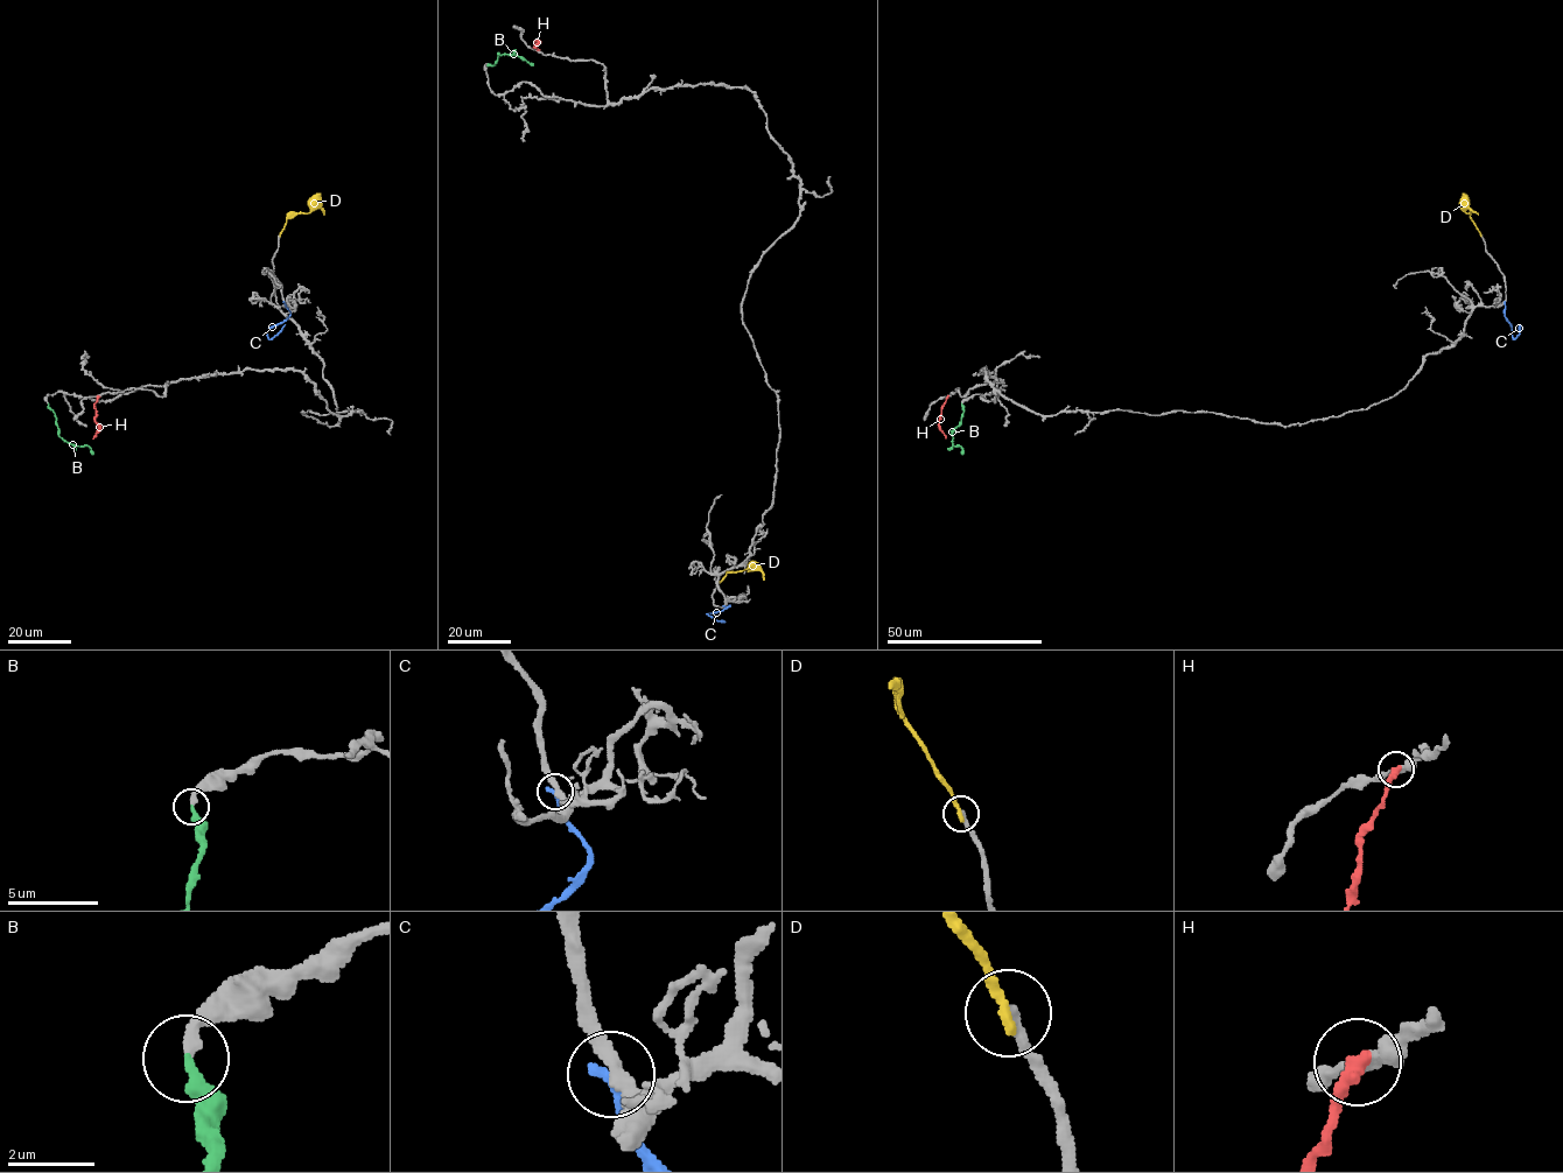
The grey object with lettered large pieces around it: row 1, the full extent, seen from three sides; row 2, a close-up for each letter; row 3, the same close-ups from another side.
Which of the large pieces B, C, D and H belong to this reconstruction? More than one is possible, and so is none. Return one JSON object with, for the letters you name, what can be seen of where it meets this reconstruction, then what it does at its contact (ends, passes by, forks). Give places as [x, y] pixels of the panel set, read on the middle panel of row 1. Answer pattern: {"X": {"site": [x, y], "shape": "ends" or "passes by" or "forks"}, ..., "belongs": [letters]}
{"B": {"site": [488, 63], "shape": "ends"}, "belongs": ["B"]}

